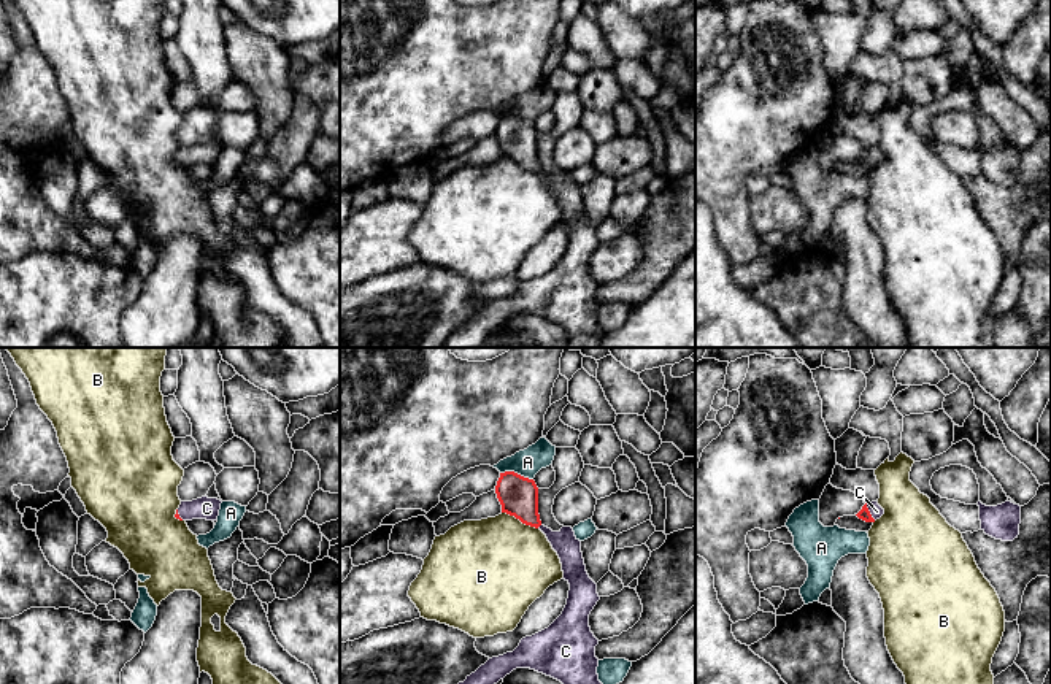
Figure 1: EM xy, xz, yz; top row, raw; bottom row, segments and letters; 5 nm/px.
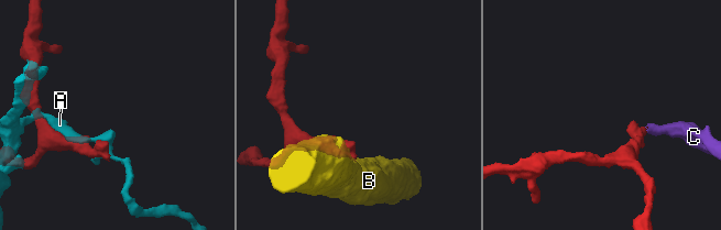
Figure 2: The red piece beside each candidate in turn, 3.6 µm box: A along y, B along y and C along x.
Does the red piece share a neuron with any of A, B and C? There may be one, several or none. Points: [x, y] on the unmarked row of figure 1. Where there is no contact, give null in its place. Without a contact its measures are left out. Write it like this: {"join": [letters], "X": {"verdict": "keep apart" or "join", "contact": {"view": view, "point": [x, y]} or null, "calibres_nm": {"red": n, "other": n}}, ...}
{"join": ["C"], "A": {"verdict": "keep apart", "contact": {"view": "xz", "point": [516, 118]}, "calibres_nm": {"red": 200, "other": 140}}, "B": {"verdict": "keep apart", "contact": {"view": "xz", "point": [519, 164]}, "calibres_nm": {"red": 200, "other": 480}}, "C": {"verdict": "join", "contact": {"view": "yz", "point": [869, 156]}, "calibres_nm": {"red": 60, "other": 70}}}

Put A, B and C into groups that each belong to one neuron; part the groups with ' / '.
A / B / C

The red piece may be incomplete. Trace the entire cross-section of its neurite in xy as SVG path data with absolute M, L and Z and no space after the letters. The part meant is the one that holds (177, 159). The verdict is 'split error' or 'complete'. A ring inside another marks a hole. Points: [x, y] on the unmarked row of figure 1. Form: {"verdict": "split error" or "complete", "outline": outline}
{"verdict": "split error", "outline": "M202 141L192 146L181 146L175 162L179 165L206 163L216 165L221 154L221 144Z"}

